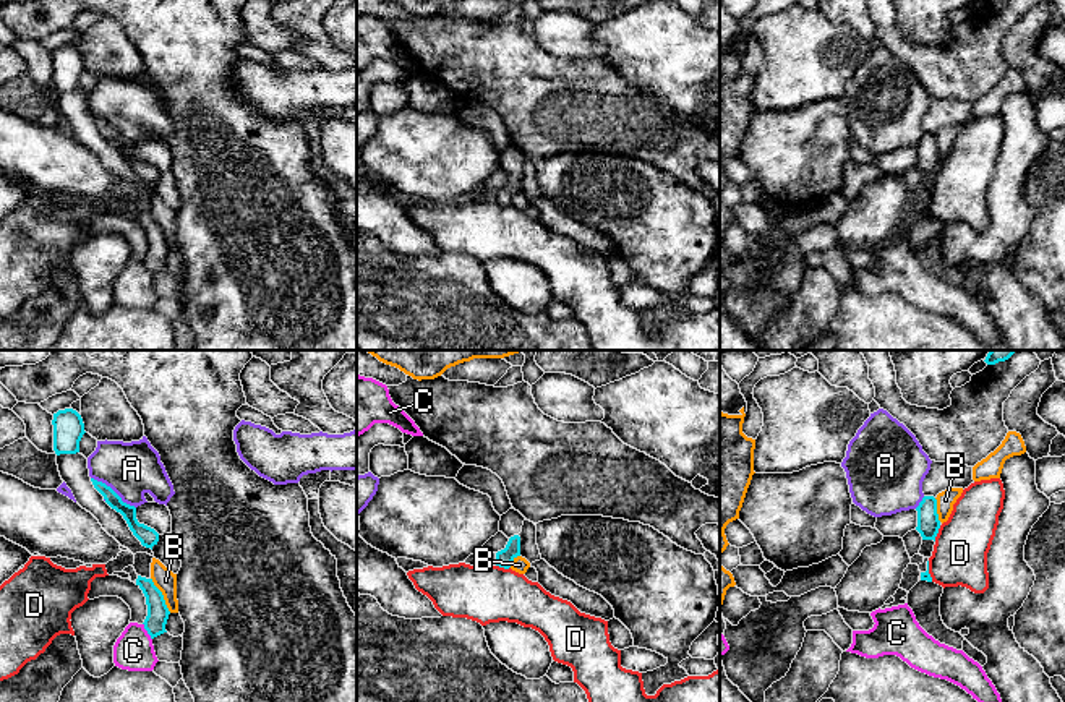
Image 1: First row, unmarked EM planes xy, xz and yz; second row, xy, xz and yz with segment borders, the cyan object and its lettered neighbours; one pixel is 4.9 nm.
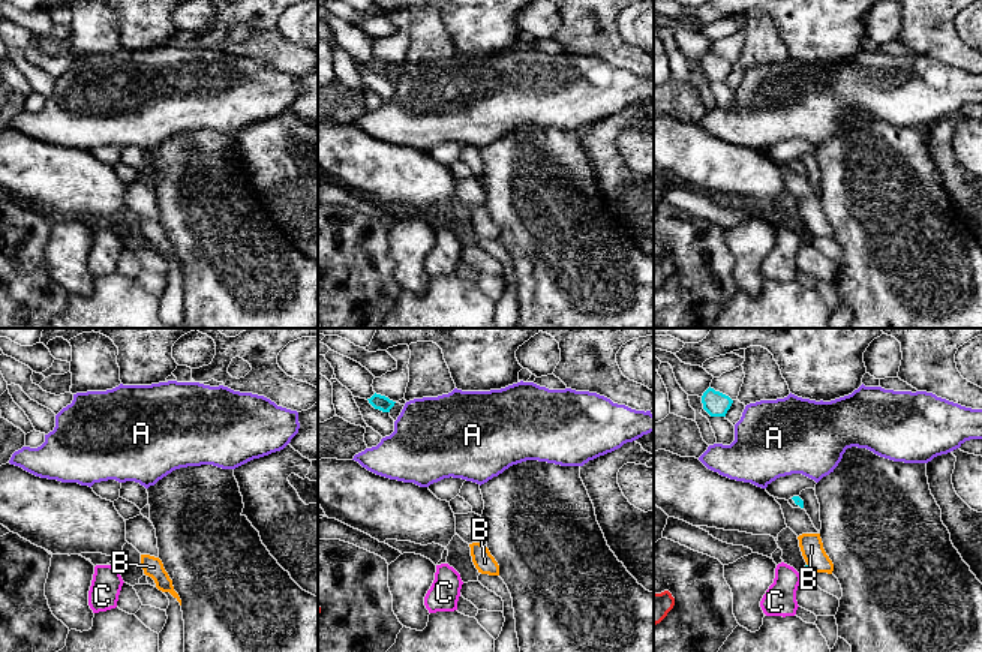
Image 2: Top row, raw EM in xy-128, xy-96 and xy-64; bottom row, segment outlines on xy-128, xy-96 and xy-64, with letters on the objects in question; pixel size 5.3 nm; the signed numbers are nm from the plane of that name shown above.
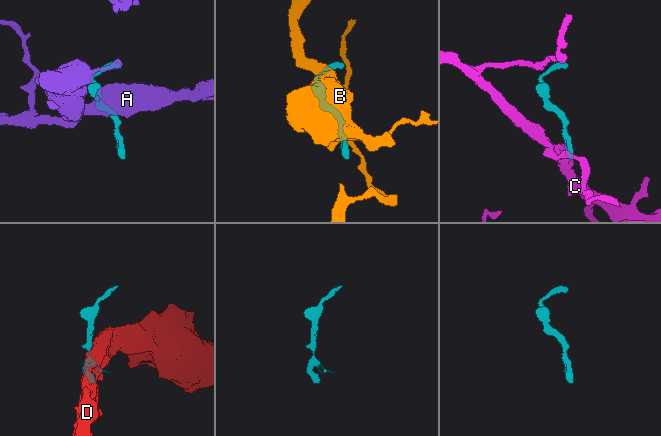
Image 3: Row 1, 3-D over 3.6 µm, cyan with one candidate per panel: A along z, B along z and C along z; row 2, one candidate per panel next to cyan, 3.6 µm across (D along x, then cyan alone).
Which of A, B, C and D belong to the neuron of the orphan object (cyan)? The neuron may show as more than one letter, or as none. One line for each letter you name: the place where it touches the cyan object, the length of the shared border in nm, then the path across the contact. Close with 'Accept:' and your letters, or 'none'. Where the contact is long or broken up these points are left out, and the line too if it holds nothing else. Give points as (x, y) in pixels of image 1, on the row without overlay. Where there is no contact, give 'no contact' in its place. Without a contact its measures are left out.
Accept: none

